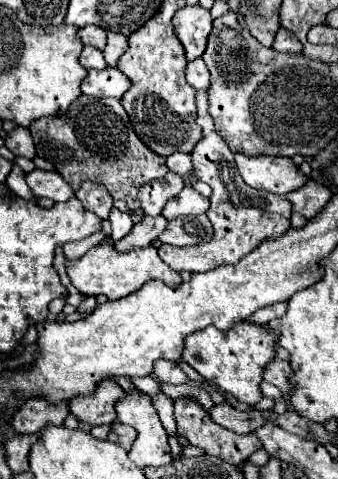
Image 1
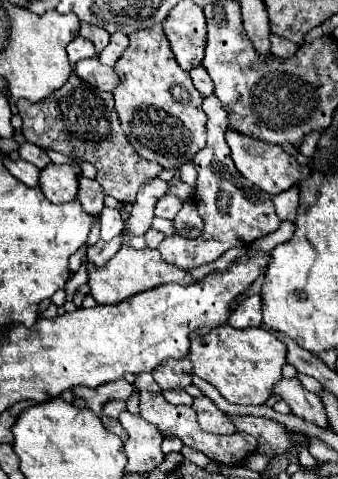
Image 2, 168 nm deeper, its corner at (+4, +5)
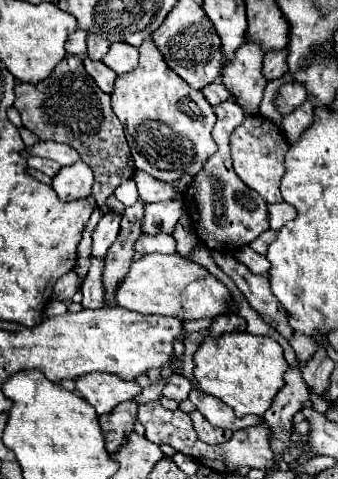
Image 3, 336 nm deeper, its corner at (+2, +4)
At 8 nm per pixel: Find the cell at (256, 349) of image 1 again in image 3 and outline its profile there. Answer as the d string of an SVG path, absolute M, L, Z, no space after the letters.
M228 333L218 339L206 339L194 353L194 379L198 387L222 399L238 417L262 417L270 409L272 399L284 383L286 367L282 347L272 337L256 337L250 333Z

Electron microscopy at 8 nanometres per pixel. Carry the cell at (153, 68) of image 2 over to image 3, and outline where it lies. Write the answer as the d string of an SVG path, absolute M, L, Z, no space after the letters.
M146 39L138 51L140 65L132 73L118 75L116 79L112 109L126 131L136 169L146 171L160 181L176 183L180 175L196 175L206 159L218 151L218 145L210 135L216 115L200 91L194 91L166 67L152 39Z

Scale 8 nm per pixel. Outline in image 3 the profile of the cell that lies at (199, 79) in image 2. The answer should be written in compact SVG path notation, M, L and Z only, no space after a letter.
M214 81L214 83L206 85L206 87L202 89L202 93L204 93L206 101L212 103L212 105L218 105L218 103L224 103L224 101L230 99L230 93L226 91L226 87L224 87L220 81Z

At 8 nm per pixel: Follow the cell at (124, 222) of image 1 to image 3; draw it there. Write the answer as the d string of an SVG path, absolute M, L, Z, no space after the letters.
M106 213L100 223L96 225L94 233L92 233L92 257L96 259L104 259L106 251L110 249L110 245L116 241L120 231L120 215L118 213Z

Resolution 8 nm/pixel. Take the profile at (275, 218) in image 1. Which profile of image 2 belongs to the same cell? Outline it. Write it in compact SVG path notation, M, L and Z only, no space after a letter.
M210 94L204 98L202 110L208 116L208 124L206 124L208 142L194 156L194 166L198 170L194 204L198 208L198 214L204 220L204 232L200 238L196 239L186 239L178 235L166 236L158 246L158 252L162 254L162 258L168 264L174 264L188 272L198 266L218 260L226 250L230 250L234 246L248 248L258 238L268 236L280 228L280 218L276 218L276 208L272 206L272 196L264 194L264 190L260 190L258 186L252 186L252 182L248 182L236 170L236 166L230 158L230 148L224 140L224 134L228 128L226 108L214 94Z

